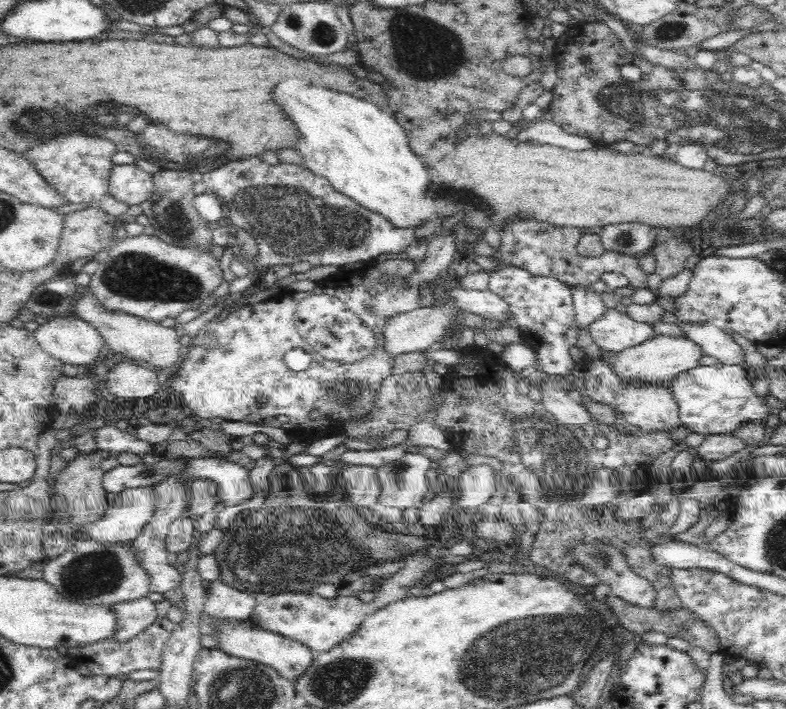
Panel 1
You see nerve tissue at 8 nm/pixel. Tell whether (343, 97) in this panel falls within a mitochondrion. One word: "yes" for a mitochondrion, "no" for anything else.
no

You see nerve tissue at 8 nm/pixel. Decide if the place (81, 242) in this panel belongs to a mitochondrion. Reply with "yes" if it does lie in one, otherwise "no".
no

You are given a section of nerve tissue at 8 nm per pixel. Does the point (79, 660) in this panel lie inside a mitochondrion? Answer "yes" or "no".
no

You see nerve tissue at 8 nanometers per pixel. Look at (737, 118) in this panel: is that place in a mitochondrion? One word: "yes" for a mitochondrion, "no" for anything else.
yes

